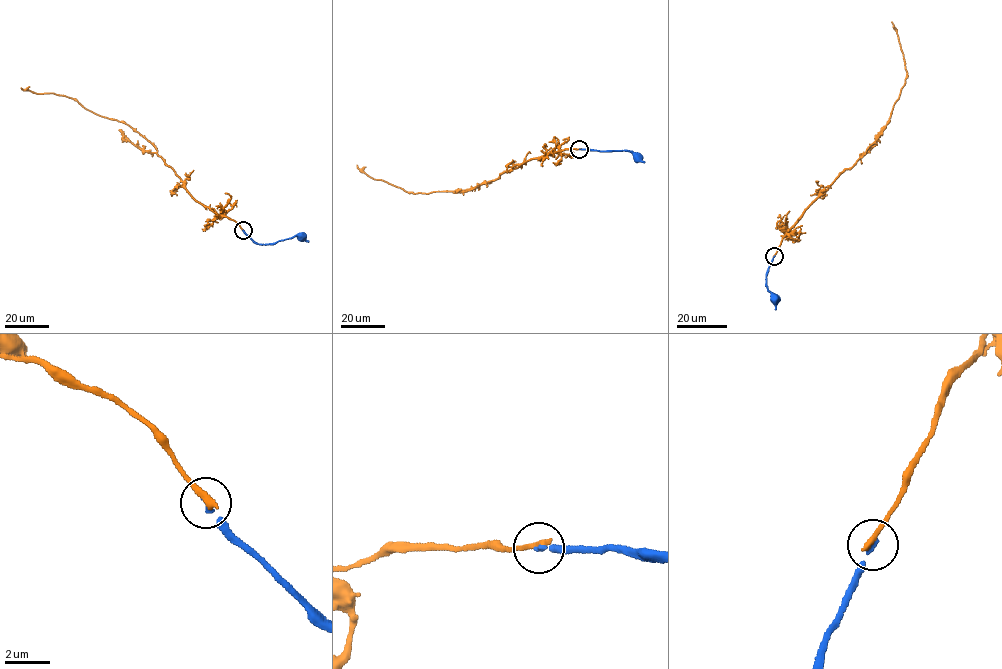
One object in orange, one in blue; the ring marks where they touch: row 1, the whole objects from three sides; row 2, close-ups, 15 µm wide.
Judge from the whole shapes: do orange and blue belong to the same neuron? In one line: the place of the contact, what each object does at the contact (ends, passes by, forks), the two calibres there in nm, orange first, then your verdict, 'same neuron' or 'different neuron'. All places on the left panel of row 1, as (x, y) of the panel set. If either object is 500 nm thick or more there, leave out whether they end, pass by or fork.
(243, 230) | orange ends | blue ends | 320/190 nm | different neuron

